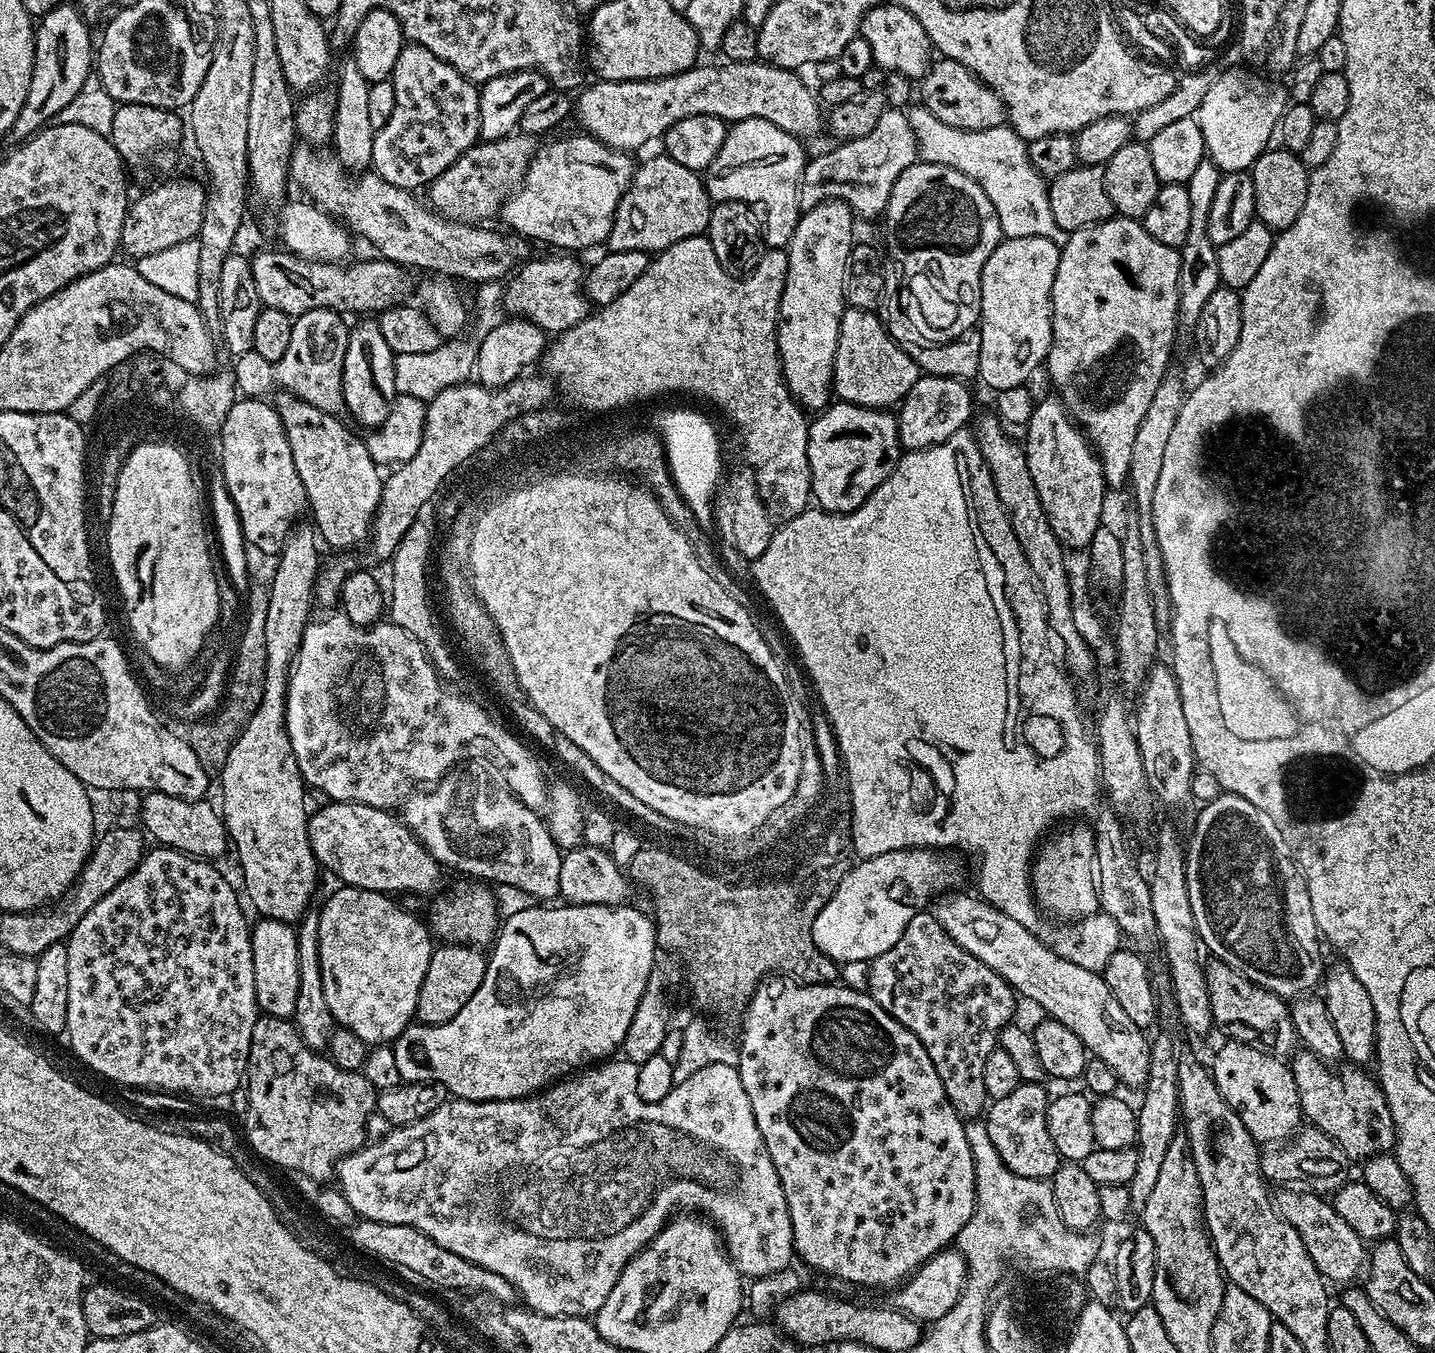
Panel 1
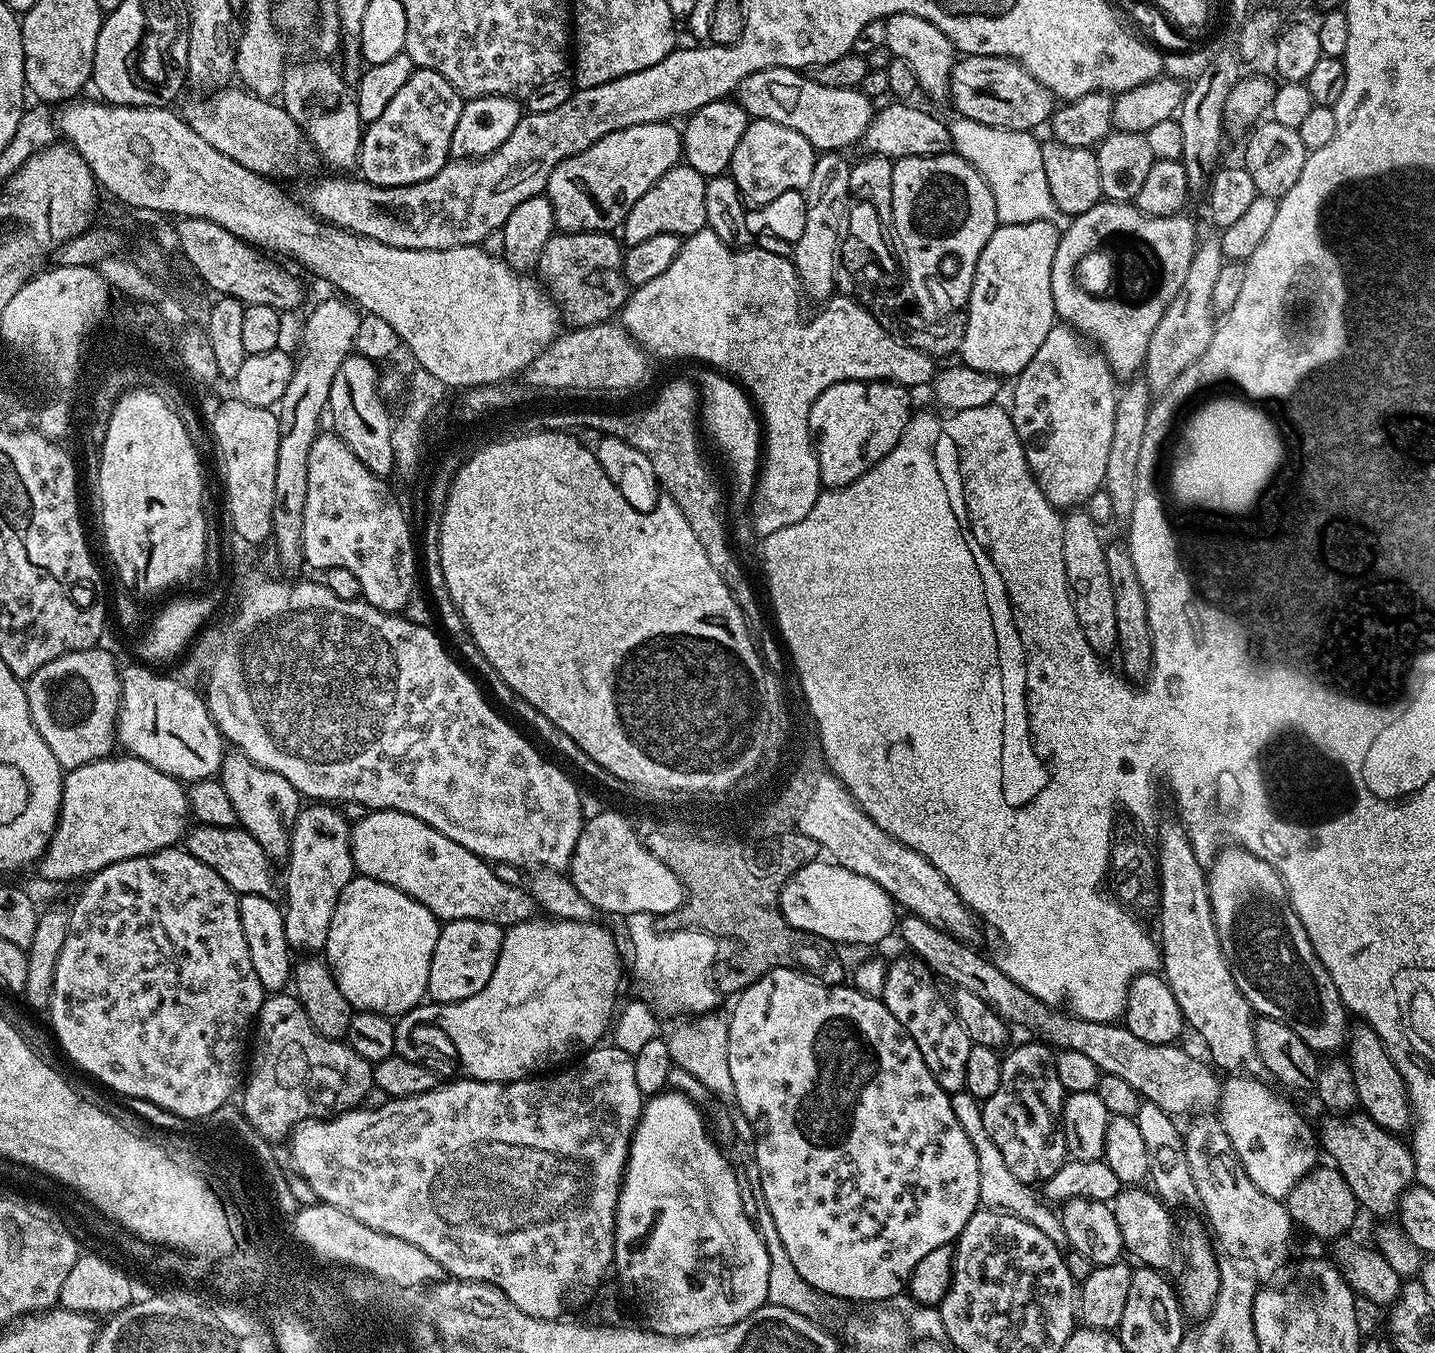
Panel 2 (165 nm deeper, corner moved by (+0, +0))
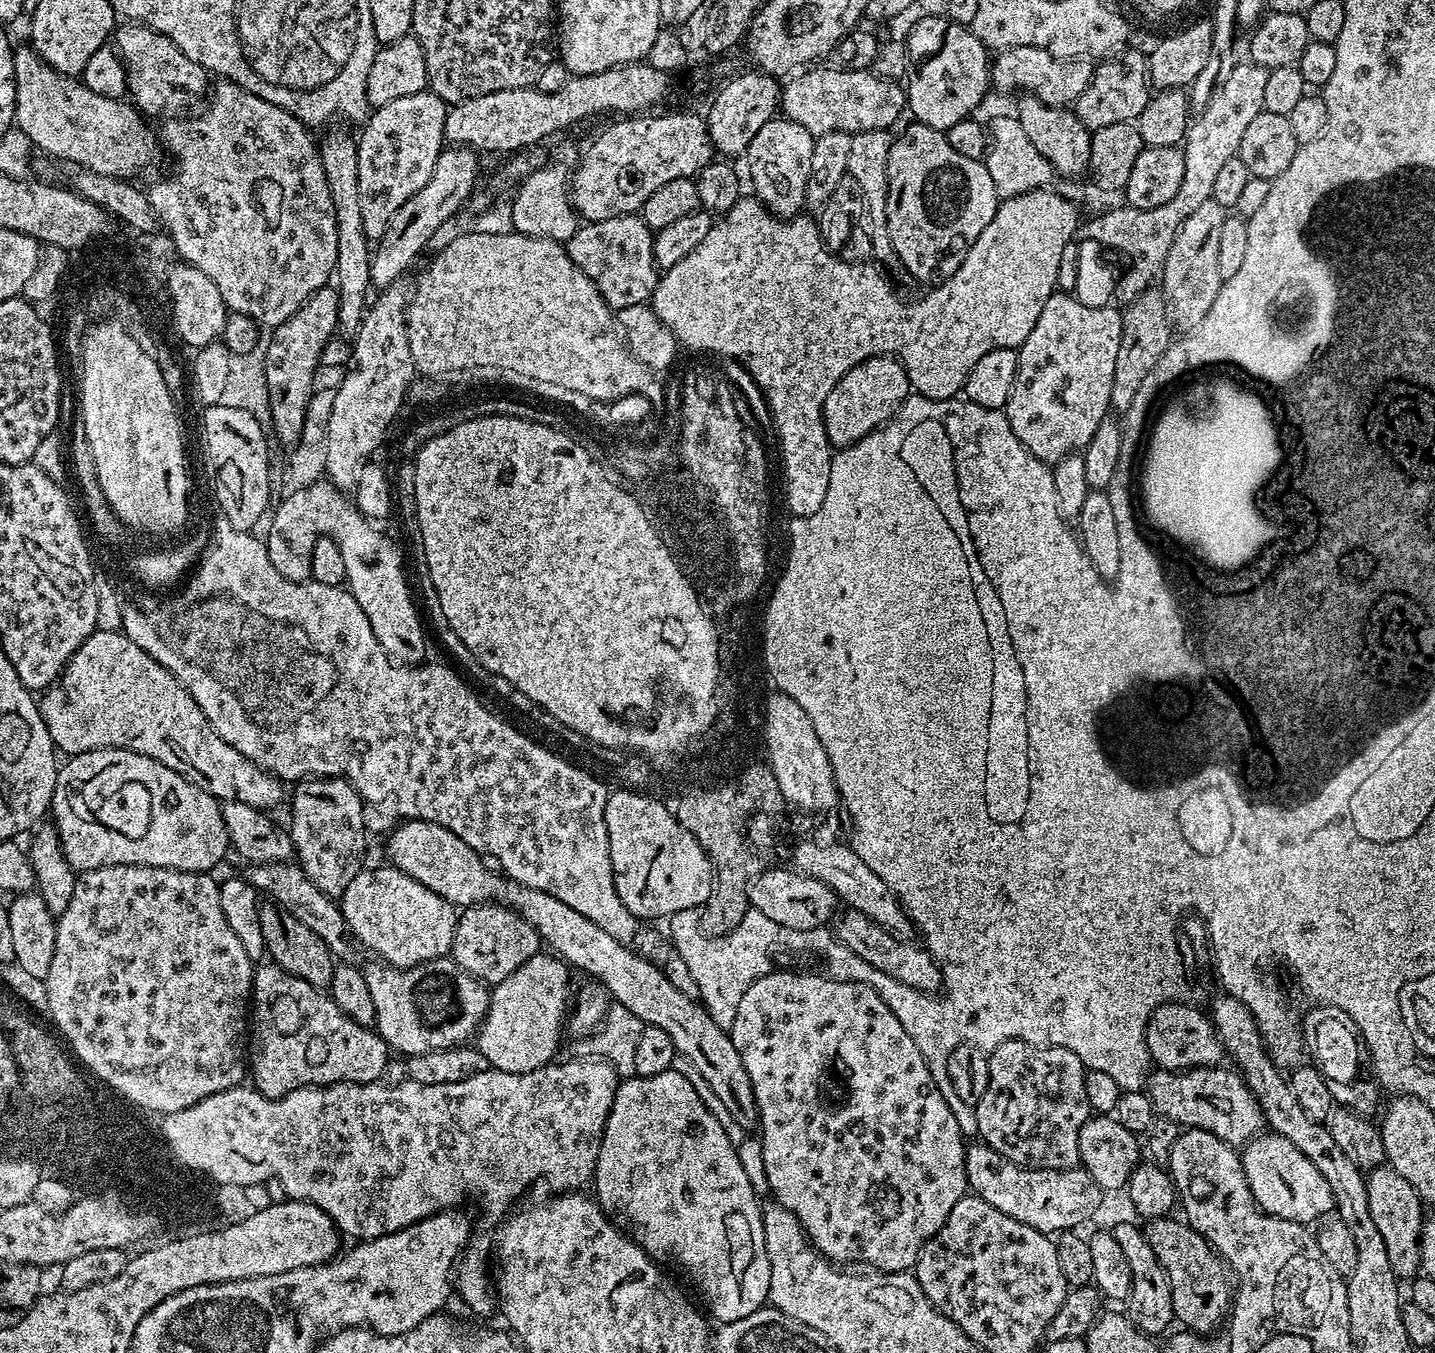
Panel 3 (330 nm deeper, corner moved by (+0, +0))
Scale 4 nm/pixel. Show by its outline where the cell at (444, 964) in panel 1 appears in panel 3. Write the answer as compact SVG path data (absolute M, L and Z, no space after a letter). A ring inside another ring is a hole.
M473 904L456 917L451 959L476 980L488 986L501 984L522 962L541 951L540 936L517 912L501 904Z

